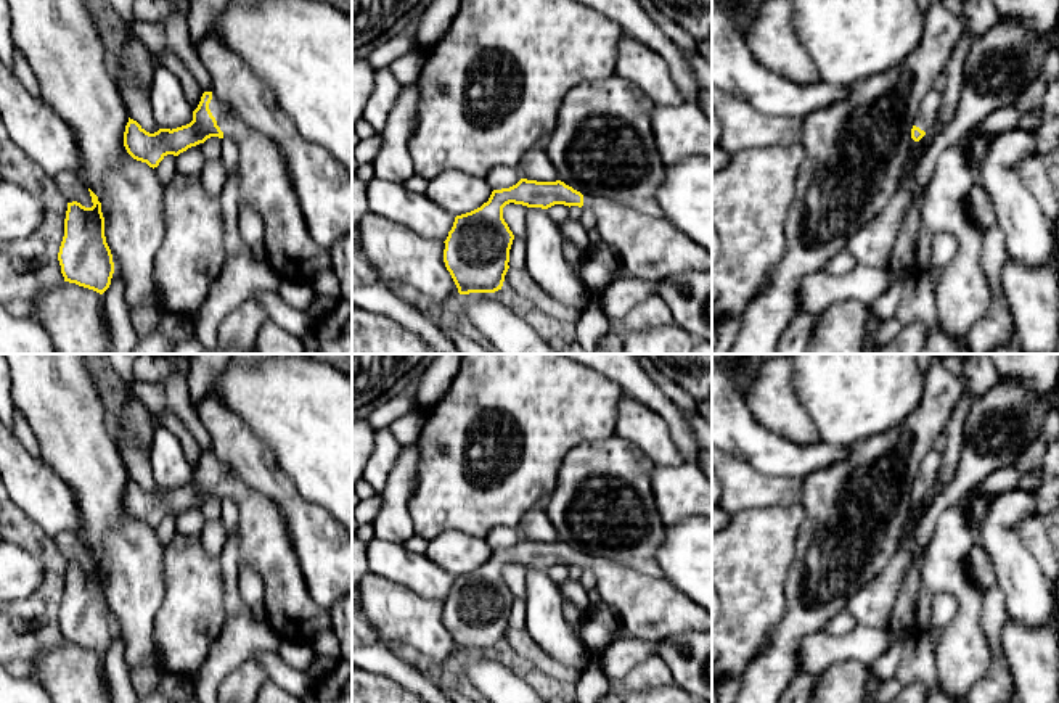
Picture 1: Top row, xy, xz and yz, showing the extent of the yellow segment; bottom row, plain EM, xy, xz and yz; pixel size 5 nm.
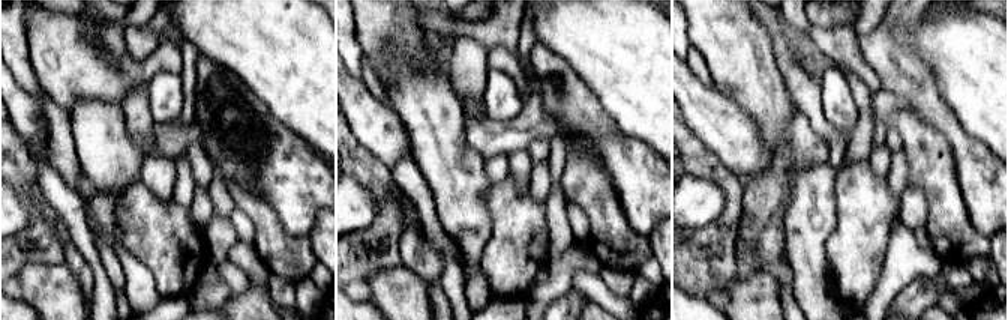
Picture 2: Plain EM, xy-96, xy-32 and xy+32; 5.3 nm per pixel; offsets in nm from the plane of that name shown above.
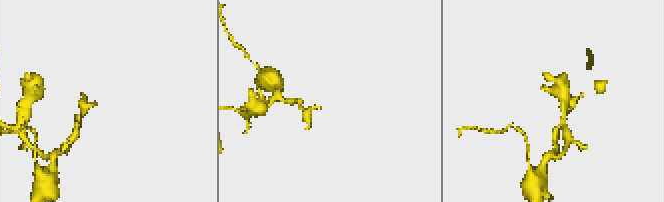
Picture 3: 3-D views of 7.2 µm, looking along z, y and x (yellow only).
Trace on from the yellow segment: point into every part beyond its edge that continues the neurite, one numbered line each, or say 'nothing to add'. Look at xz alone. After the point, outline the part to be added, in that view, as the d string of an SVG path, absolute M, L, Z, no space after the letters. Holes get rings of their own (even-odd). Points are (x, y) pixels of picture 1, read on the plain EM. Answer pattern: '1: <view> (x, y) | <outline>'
1: xz (650, 608) | M583 555L585 568L595 574L601 600L615 610L630 637L662 642L685 632L712 631L712 615L667 579L588 555Z

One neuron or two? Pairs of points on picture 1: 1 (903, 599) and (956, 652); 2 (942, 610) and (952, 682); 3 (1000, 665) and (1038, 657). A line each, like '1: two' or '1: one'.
1: two
2: two
3: two

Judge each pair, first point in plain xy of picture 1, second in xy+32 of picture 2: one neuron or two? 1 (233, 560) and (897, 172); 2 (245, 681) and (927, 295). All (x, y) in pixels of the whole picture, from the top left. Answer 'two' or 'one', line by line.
1: one
2: one

